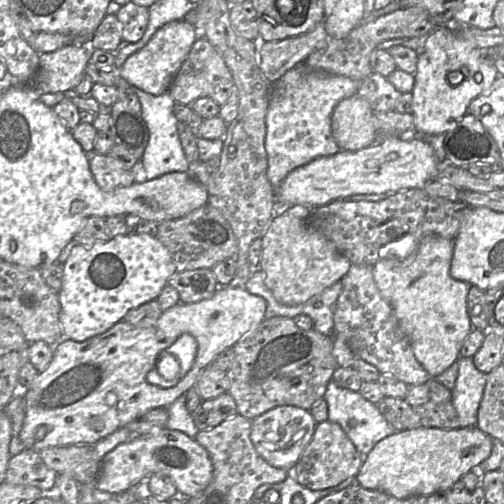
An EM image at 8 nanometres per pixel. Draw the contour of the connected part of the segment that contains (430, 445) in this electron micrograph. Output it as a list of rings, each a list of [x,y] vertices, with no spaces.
[[[474,427],[456,429],[415,428],[396,431],[379,441],[356,475],[360,486],[406,499],[442,494],[471,470],[476,470],[492,451],[493,439]]]

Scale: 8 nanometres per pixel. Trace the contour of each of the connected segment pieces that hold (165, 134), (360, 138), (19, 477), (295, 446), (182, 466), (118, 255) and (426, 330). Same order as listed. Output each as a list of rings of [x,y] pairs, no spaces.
[[[132,86],[130,87],[130,92],[135,93],[140,101],[141,115],[149,131],[148,144],[141,158],[141,164],[147,179],[146,181],[153,180],[171,172],[187,173],[189,162],[179,137],[178,120],[174,115],[176,102],[171,97],[169,90],[159,96],[154,96]]]
[[[358,94],[335,106],[331,115],[331,133],[341,150],[357,151],[378,140],[374,115],[369,102]]]
[[[25,449],[10,458],[5,482],[10,485],[34,486],[46,491],[55,486],[57,478],[58,474],[44,463],[39,451]]]
[[[291,405],[275,407],[251,421],[251,441],[256,452],[271,466],[289,473],[310,443],[317,425],[308,410]]]
[[[162,428],[146,435],[134,436],[108,452],[102,459],[96,490],[120,494],[146,483],[154,473],[170,476],[182,496],[196,497],[210,484],[213,478],[213,464],[206,449],[195,438],[181,431]]]
[[[124,234],[93,245],[76,245],[64,263],[59,291],[63,335],[83,342],[104,333],[131,309],[156,300],[176,272],[169,250],[151,234]]]
[[[426,235],[419,239],[416,249],[407,257],[387,256],[372,265],[376,286],[390,305],[399,328],[409,341],[413,354],[431,378],[436,378],[459,359],[460,348],[474,328],[467,313],[467,294],[470,284],[456,280],[449,273],[454,240],[438,235]]]

